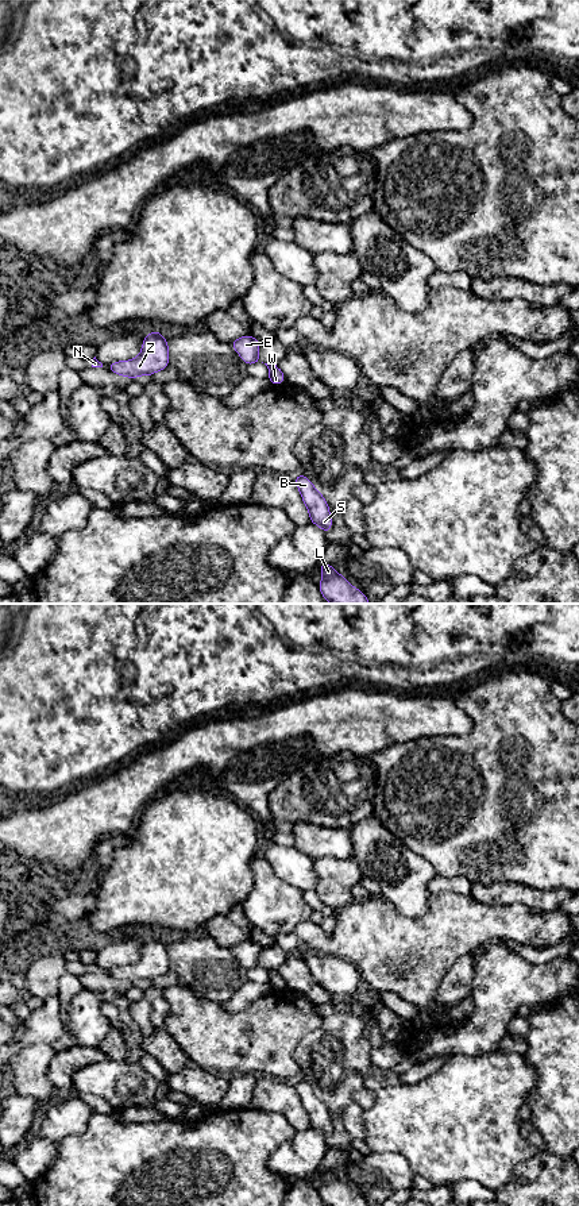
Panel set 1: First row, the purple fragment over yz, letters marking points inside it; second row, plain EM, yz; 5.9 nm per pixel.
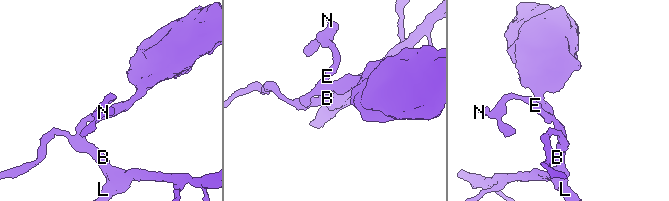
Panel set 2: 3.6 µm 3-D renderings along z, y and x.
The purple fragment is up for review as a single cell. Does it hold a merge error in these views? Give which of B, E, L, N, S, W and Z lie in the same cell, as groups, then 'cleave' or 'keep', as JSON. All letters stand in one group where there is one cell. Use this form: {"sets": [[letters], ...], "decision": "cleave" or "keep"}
{"sets": [["B", "E", "L", "N", "S", "Z"], ["W"]], "decision": "cleave"}

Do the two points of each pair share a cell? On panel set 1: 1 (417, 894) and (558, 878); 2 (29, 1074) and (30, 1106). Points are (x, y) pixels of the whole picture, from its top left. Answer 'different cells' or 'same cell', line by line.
1: different cells
2: different cells

